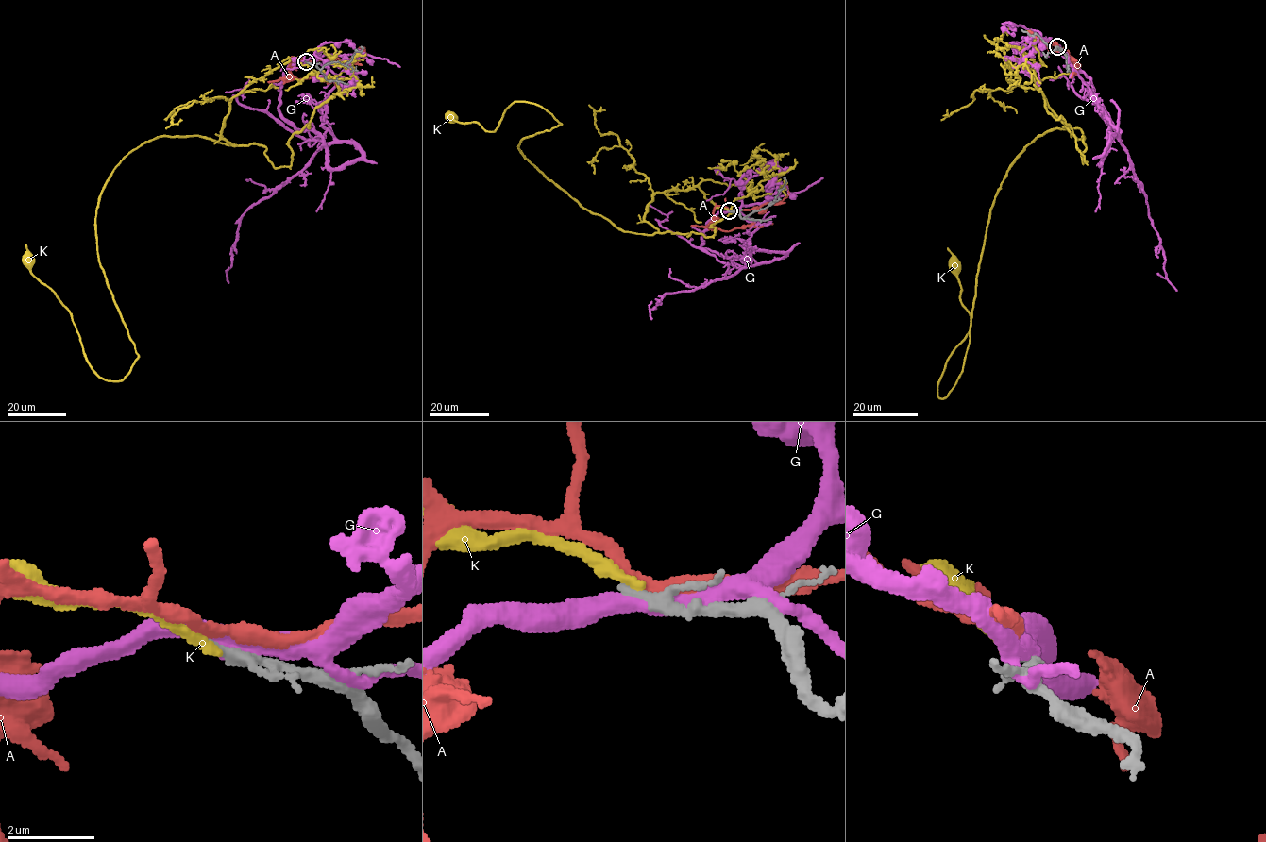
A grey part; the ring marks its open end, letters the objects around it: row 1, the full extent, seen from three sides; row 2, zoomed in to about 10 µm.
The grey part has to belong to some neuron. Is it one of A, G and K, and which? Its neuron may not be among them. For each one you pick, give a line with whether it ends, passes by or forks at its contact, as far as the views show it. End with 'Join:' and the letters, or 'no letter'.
K: it ends
Join: K

